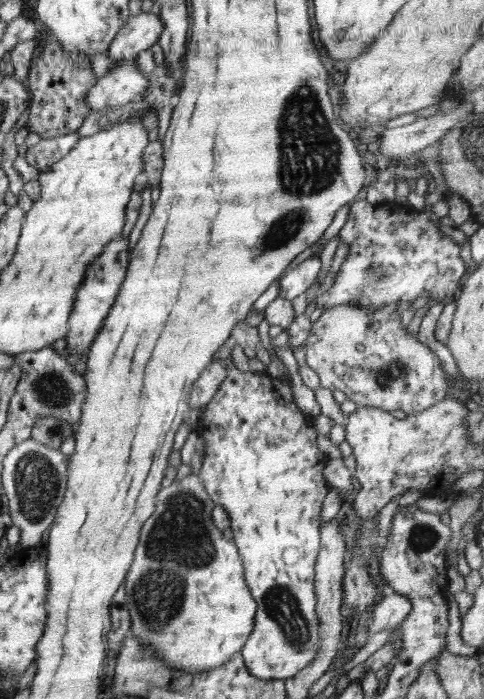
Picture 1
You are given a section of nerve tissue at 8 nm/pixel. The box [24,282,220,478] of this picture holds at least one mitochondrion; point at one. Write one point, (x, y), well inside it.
(51, 390)

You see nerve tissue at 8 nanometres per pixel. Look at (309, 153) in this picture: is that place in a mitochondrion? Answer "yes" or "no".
yes

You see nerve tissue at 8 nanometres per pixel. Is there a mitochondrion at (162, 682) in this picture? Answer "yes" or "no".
yes

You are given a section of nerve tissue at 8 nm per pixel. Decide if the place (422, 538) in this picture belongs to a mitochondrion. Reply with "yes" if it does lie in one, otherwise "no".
yes

